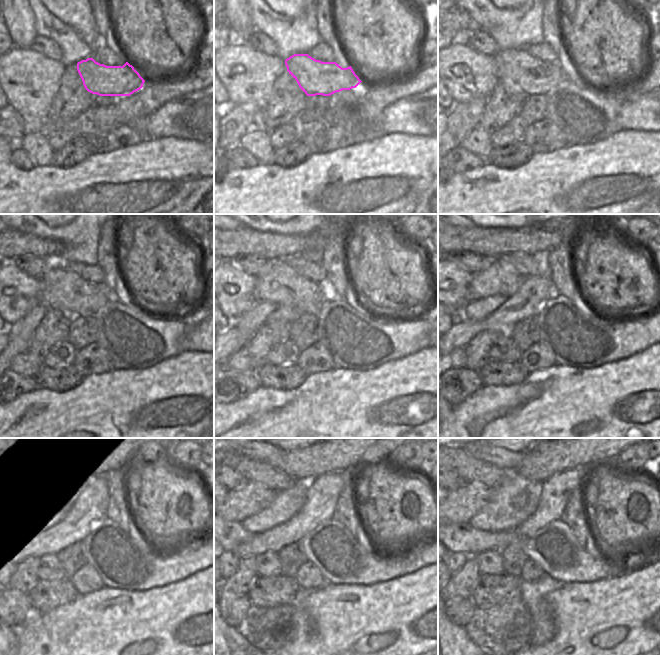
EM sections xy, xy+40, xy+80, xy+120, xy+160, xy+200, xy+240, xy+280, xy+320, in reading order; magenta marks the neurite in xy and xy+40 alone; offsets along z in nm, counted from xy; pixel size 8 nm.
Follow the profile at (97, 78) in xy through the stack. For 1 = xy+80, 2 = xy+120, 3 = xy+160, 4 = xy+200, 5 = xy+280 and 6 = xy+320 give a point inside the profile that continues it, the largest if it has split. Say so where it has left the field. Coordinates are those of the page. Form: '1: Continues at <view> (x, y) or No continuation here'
1: Continues at xy+80 (534, 76)
2: Continues at xy+120 (60, 288)
3: Continues at xy+160 (281, 285)
4: Continues at xy+200 (501, 278)
5: Continues at xy+280 (251, 498)
6: Continues at xy+320 (460, 505)

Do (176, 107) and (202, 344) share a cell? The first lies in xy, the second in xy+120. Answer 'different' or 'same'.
same

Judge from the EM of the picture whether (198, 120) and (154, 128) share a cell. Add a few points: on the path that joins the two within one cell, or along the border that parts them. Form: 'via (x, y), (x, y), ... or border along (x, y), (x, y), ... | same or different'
via (187, 120), (165, 121) | same

